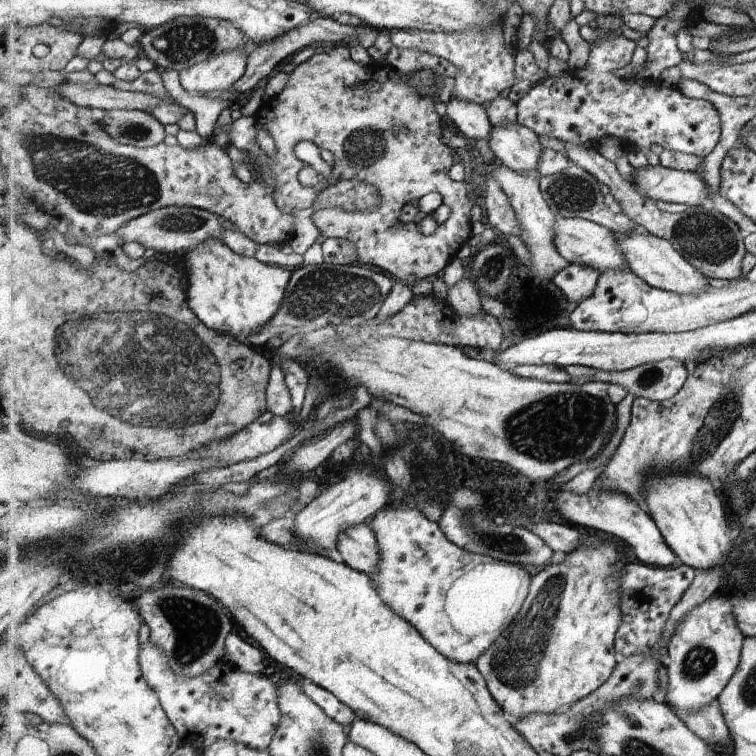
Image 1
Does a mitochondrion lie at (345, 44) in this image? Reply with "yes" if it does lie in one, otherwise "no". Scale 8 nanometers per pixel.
no

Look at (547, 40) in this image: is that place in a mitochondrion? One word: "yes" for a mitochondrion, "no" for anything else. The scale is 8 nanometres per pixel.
no

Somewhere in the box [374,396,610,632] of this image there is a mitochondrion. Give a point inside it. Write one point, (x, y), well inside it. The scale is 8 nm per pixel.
(478, 533)

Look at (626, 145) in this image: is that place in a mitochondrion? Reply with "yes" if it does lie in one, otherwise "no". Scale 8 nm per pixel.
no

